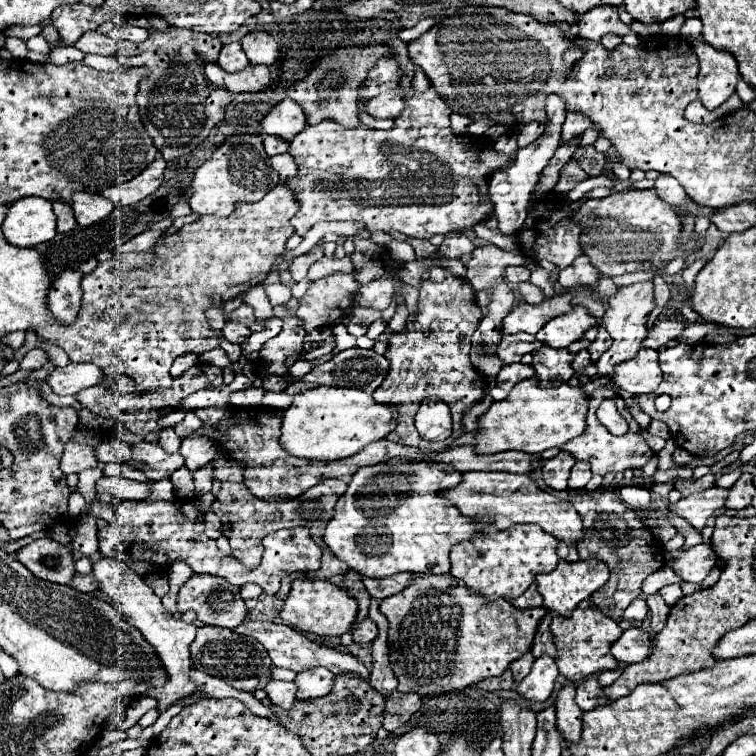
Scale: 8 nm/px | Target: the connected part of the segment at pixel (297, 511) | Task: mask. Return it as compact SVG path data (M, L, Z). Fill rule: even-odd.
M223 483L221 491L215 495L215 503L211 509L217 513L217 517L222 523L222 533L229 539L235 559L239 559L245 567L259 565L264 551L261 539L269 531L305 525L305 527L311 527L319 535L319 531L323 531L323 527L321 525L317 527L315 521L329 521L331 519L331 511L327 513L325 509L321 509L321 505L317 501L299 501L299 499L271 501L271 503L259 501L257 497L251 495L251 491L243 483Z

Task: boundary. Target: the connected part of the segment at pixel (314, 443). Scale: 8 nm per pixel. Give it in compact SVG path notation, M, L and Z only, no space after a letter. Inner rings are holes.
M317 387L303 391L295 395L293 403L289 409L283 411L281 419L281 437L279 443L285 451L297 455L297 457L307 457L307 459L343 459L355 455L359 449L369 445L371 441L385 439L397 425L395 417L395 407L391 405L379 405L373 401L369 393L363 393L361 389L351 389L351 387Z

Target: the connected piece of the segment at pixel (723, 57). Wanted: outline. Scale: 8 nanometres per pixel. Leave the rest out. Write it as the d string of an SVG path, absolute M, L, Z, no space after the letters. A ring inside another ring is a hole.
M695 41L693 49L699 57L699 101L713 111L725 103L739 83L739 71L731 53L713 49L703 41Z

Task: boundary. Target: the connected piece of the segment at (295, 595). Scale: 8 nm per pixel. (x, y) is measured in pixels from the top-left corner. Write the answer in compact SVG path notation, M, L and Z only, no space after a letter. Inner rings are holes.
M295 579L291 583L291 593L281 609L281 619L303 633L315 633L321 637L343 635L351 631L357 617L357 599L349 595L345 587L339 587L325 579Z

